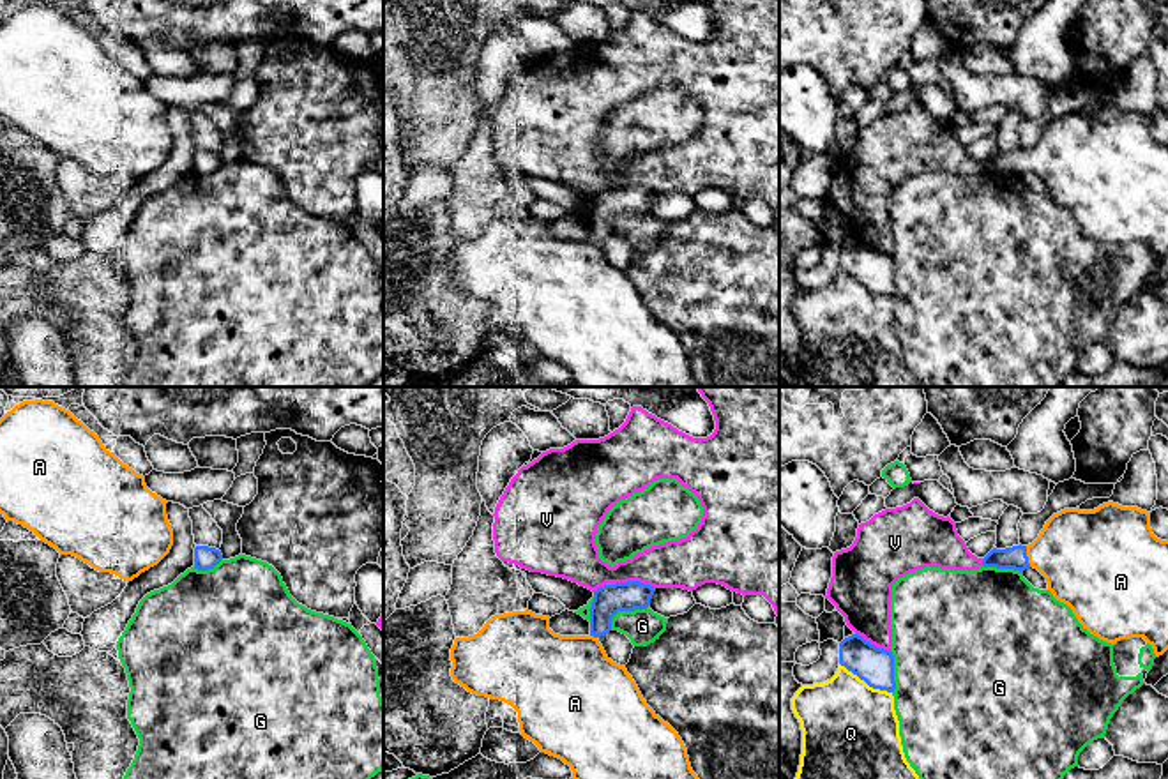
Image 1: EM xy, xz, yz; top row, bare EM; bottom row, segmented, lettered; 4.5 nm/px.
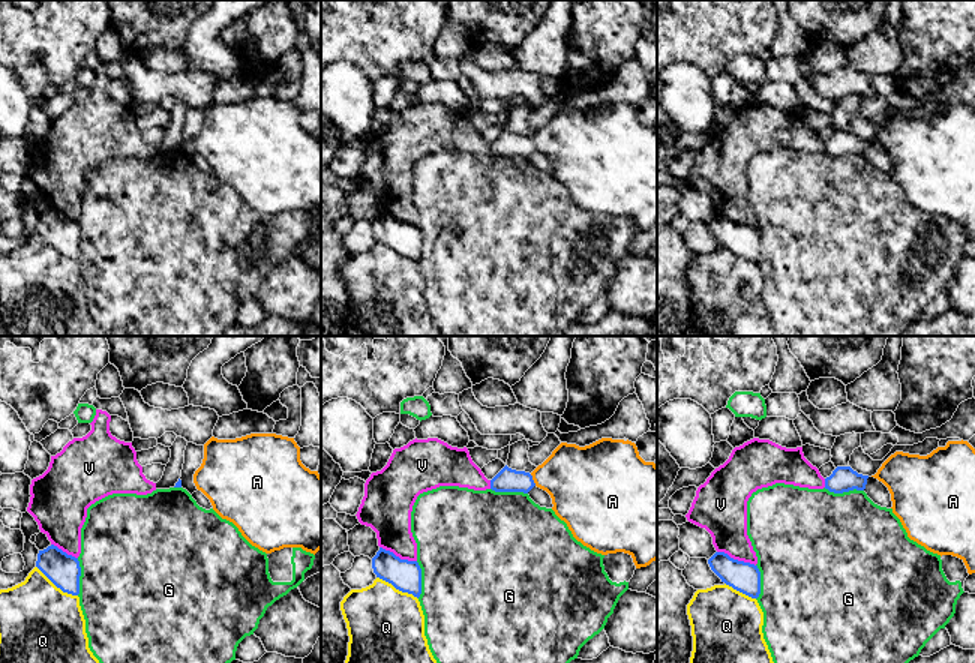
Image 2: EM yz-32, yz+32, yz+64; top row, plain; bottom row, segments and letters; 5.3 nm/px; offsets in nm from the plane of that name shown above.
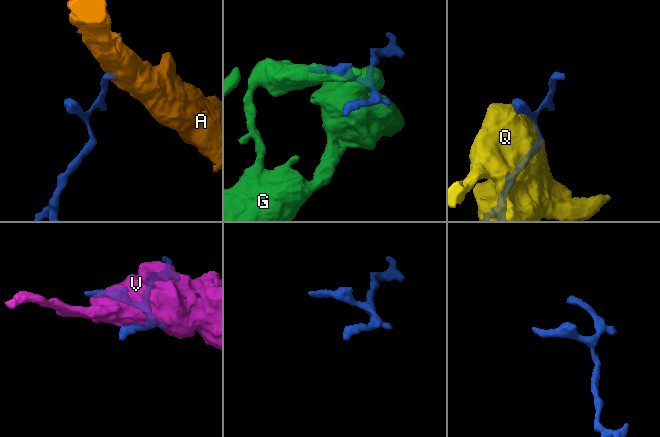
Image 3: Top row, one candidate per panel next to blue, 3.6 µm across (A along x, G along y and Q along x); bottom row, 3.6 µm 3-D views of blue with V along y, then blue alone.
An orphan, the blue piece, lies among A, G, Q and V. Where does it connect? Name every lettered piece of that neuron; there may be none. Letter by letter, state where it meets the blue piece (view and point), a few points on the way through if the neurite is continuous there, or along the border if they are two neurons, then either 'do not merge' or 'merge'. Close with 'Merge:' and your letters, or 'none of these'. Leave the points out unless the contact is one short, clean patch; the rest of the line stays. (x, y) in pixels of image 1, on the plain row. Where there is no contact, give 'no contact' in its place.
A: meets blue in yz at (1027, 161); runs through yz (1015, 161), (1027, 161), (1082, 158); merge
G: meets blue in xz at (624, 214); do not merge
Q: meets blue in yz at (866, 287); do not merge
V: meets blue in xz at (635, 186); do not merge
Merge: A

